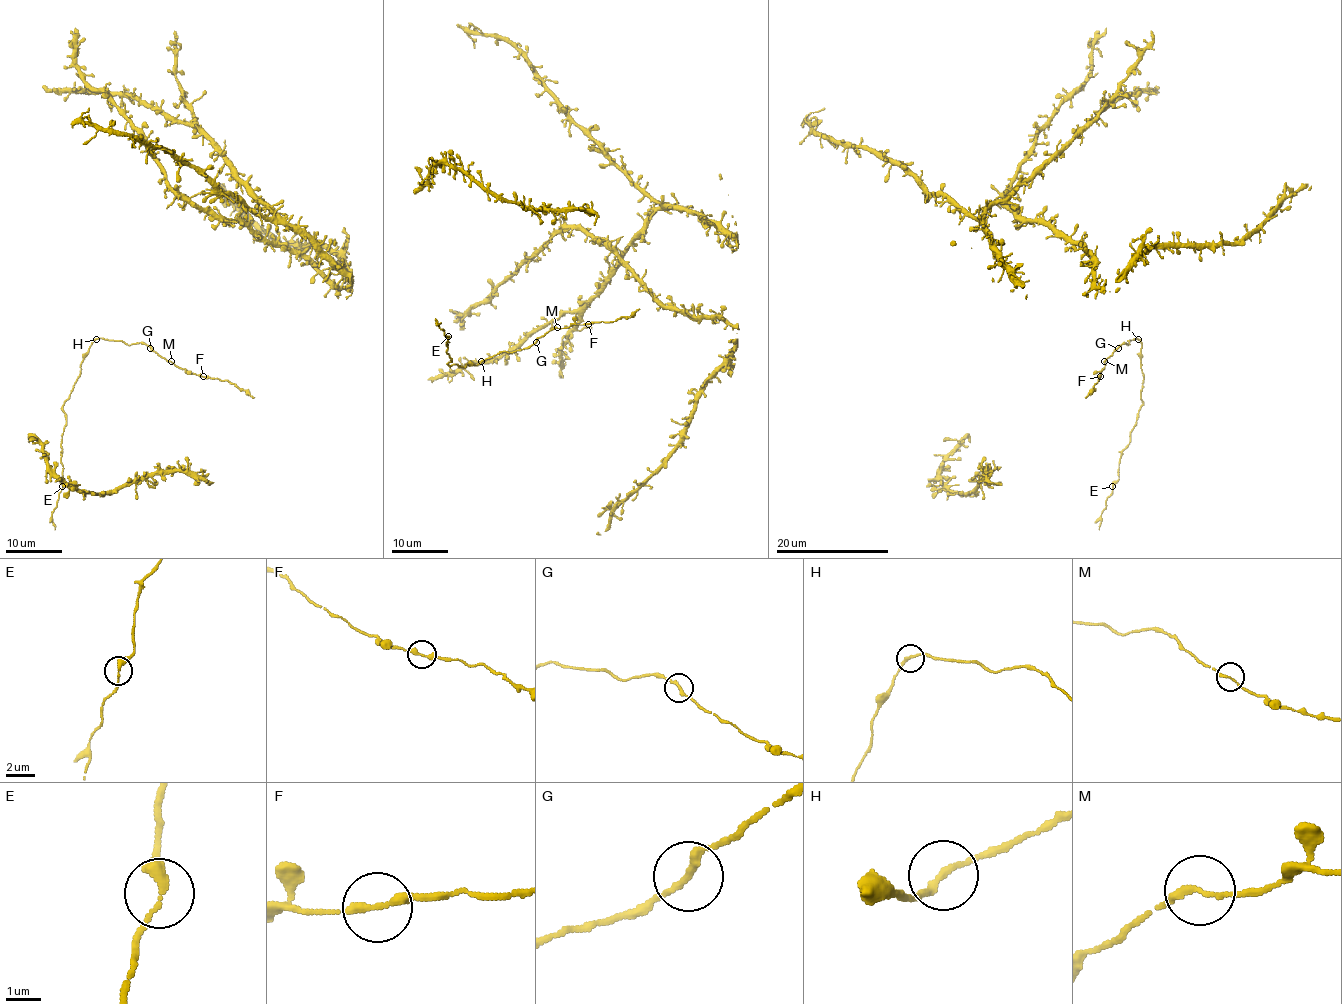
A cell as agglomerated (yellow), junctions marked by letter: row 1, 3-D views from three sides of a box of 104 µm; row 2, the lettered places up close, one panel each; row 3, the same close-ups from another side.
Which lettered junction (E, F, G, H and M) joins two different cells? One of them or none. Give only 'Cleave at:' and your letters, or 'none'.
Cleave at: none

